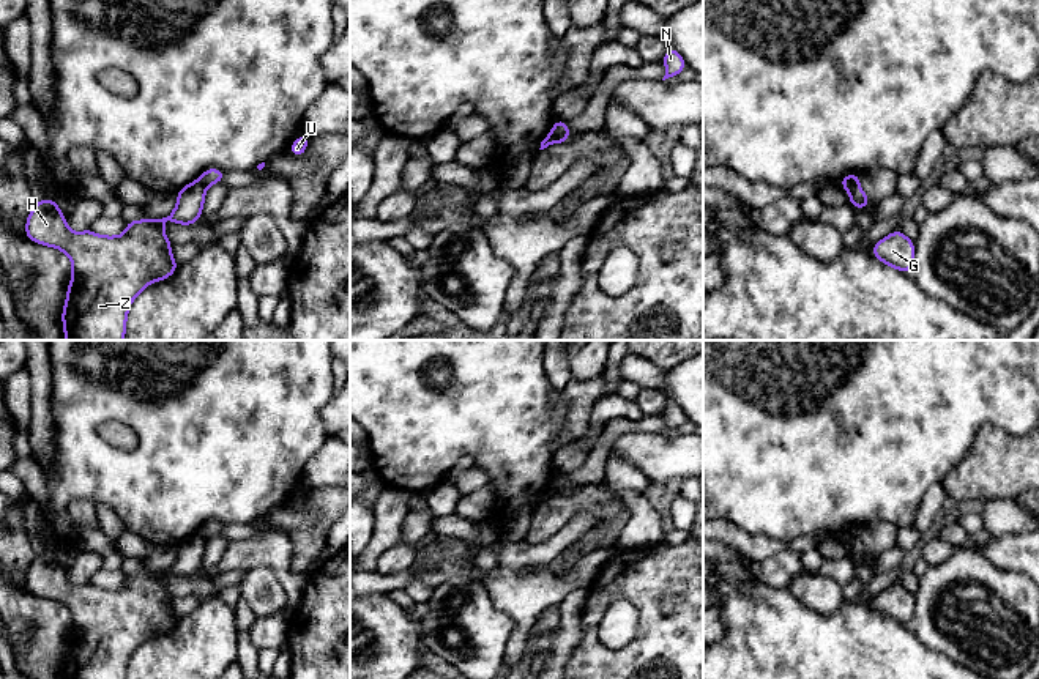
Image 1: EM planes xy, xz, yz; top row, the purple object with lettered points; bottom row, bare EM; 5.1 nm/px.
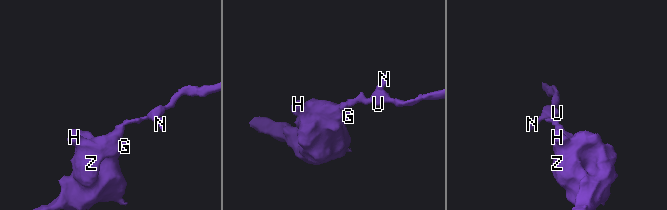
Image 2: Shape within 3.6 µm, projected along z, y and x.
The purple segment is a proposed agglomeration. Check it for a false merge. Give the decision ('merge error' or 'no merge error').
merge error

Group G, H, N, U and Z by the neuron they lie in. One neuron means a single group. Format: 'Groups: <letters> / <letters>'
Groups: G H Z / N U

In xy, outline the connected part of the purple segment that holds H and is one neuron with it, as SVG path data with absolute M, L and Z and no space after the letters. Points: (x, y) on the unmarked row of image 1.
M199 532L181 540L172 567L128 575L121 589L101 589L90 581L73 586L57 553L36 555L25 572L25 589L63 603L73 614L63 677L126 679L132 652L148 636L170 630L180 618L172 611L172 596L162 577L196 577L202 569L205 542Z

